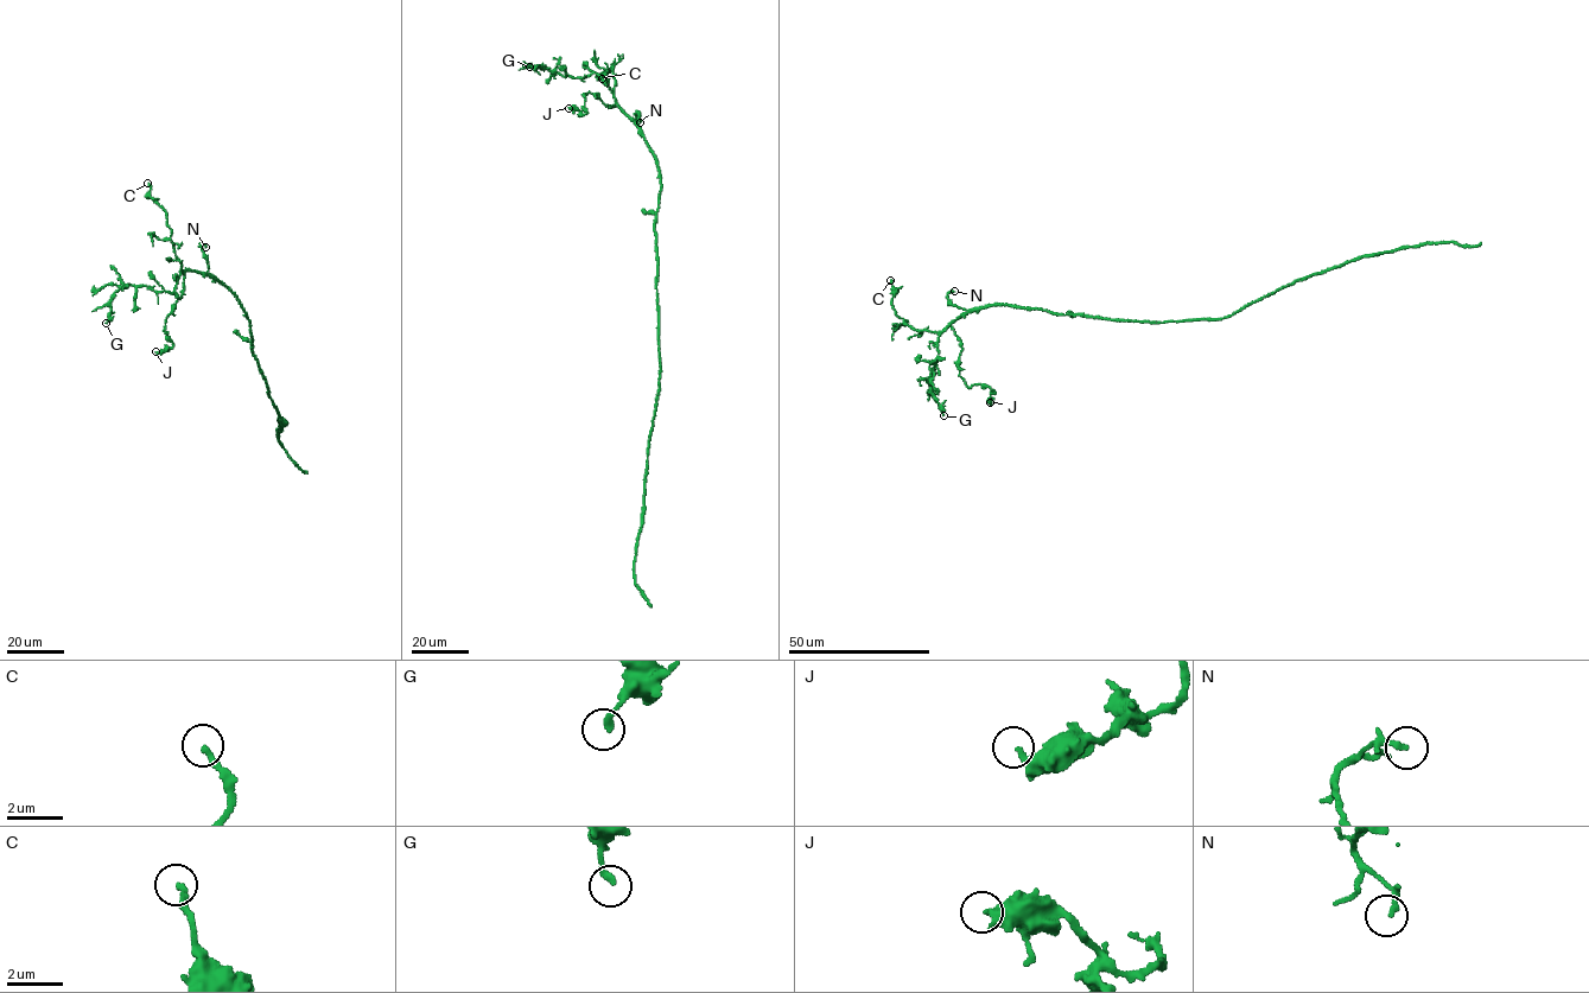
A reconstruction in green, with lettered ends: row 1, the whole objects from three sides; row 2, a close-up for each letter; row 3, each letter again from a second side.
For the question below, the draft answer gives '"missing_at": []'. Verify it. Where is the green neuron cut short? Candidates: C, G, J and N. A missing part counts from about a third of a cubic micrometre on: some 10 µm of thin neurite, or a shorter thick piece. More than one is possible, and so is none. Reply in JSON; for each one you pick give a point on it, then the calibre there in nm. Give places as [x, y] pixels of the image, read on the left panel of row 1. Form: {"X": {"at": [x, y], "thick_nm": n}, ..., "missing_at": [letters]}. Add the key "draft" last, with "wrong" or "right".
{"C": {"at": [147, 183], "thick_nm": 200}, "missing_at": ["C"], "draft": "wrong"}

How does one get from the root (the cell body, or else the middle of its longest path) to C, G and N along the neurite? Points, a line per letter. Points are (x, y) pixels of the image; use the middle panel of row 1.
C: (658, 274), (654, 229), (660, 182), (658, 163), (639, 127), (616, 101), (615, 64), (602, 78)
G: (658, 274), (654, 229), (660, 173), (642, 131), (595, 72), (571, 77), (542, 65), (529, 67)
N: (658, 274), (654, 229), (660, 173), (637, 123), (637, 114), (640, 122)

